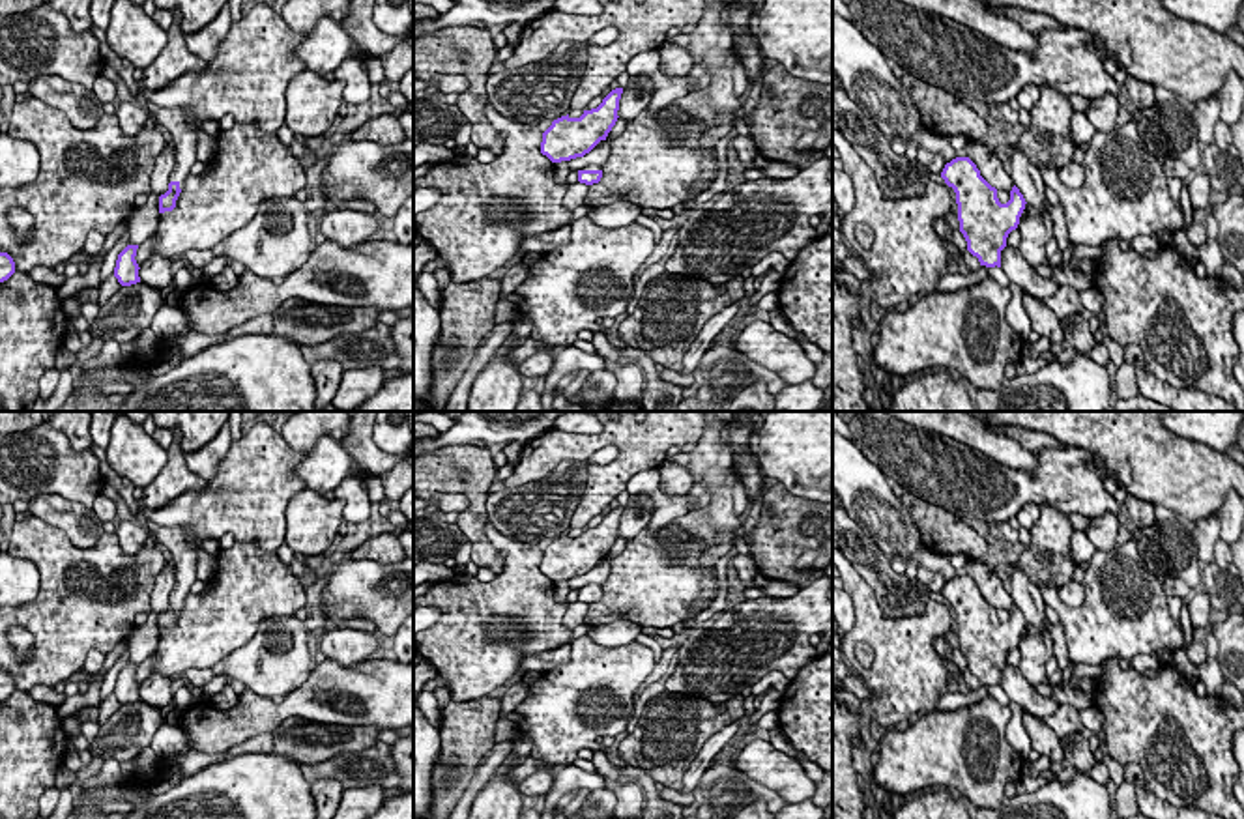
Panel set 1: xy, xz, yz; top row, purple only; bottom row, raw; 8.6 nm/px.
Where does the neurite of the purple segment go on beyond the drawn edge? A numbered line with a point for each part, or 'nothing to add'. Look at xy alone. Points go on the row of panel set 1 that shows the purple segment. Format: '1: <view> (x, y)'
1: xy (182, 126)

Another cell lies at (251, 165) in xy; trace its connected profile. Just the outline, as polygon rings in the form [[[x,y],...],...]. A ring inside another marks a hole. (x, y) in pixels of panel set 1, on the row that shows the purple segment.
[[[234,123],[219,131],[217,155],[206,170],[187,176],[176,208],[159,213],[153,254],[211,251],[247,226],[264,200],[294,196],[305,185],[305,168],[277,133],[264,133],[258,123]]]

